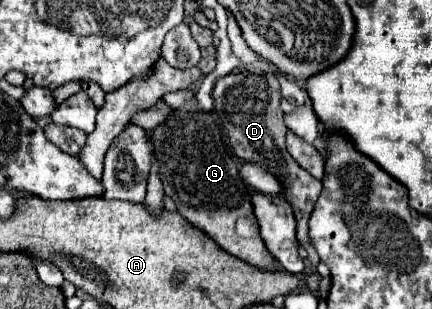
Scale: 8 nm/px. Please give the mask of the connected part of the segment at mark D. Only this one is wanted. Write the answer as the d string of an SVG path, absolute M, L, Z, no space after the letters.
M244 70L228 74L216 82L212 98L214 98L214 110L218 110L216 114L220 116L220 122L228 132L234 154L244 162L254 162L258 166L264 166L282 184L282 194L292 206L298 222L298 242L304 244L308 252L308 262L312 266L318 266L320 258L314 252L314 248L310 248L308 218L322 190L322 182L310 176L286 150L284 144L286 124L284 124L284 112L280 108L280 84L276 74L262 70Z

